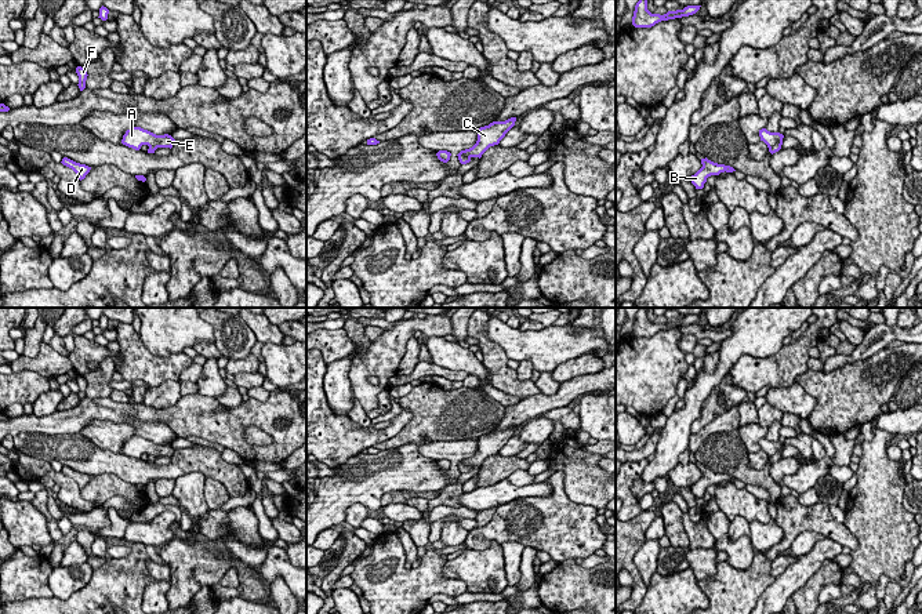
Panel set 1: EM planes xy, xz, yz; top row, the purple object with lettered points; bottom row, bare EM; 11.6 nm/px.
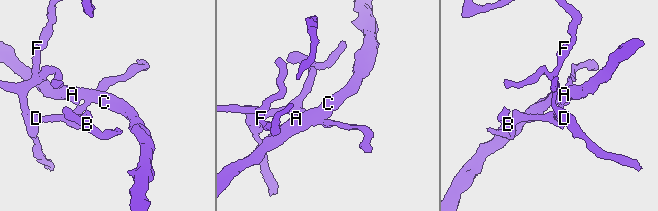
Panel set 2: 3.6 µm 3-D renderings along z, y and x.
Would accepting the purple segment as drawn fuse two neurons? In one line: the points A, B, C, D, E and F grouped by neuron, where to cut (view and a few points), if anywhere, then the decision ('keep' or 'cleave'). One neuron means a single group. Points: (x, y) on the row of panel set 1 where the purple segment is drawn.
A C E / B D F; cut in yz along (781, 138), (769, 148); cleave

